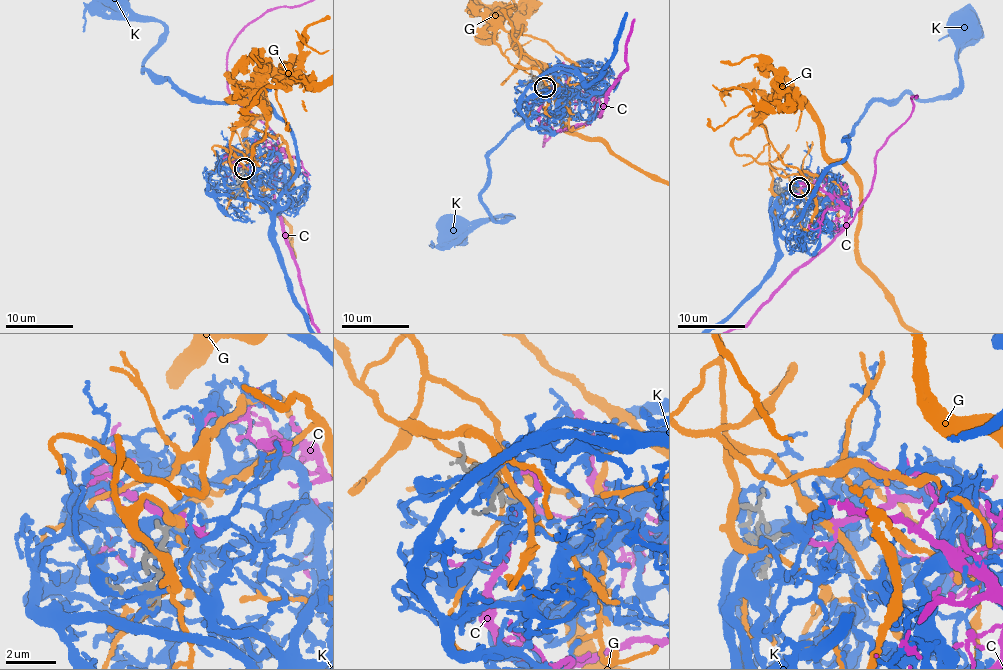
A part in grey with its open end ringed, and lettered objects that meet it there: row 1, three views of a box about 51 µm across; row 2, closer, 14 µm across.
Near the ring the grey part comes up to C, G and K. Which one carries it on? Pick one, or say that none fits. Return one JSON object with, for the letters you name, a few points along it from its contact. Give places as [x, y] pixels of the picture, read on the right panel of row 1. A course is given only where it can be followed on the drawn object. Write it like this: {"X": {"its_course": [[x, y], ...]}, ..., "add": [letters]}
{"C": {"its_course": [[799, 189], [828, 178], [851, 198], [853, 220], [883, 144], [912, 97], [916, 106], [912, 87], [923, 97]]}, "add": ["C"]}

